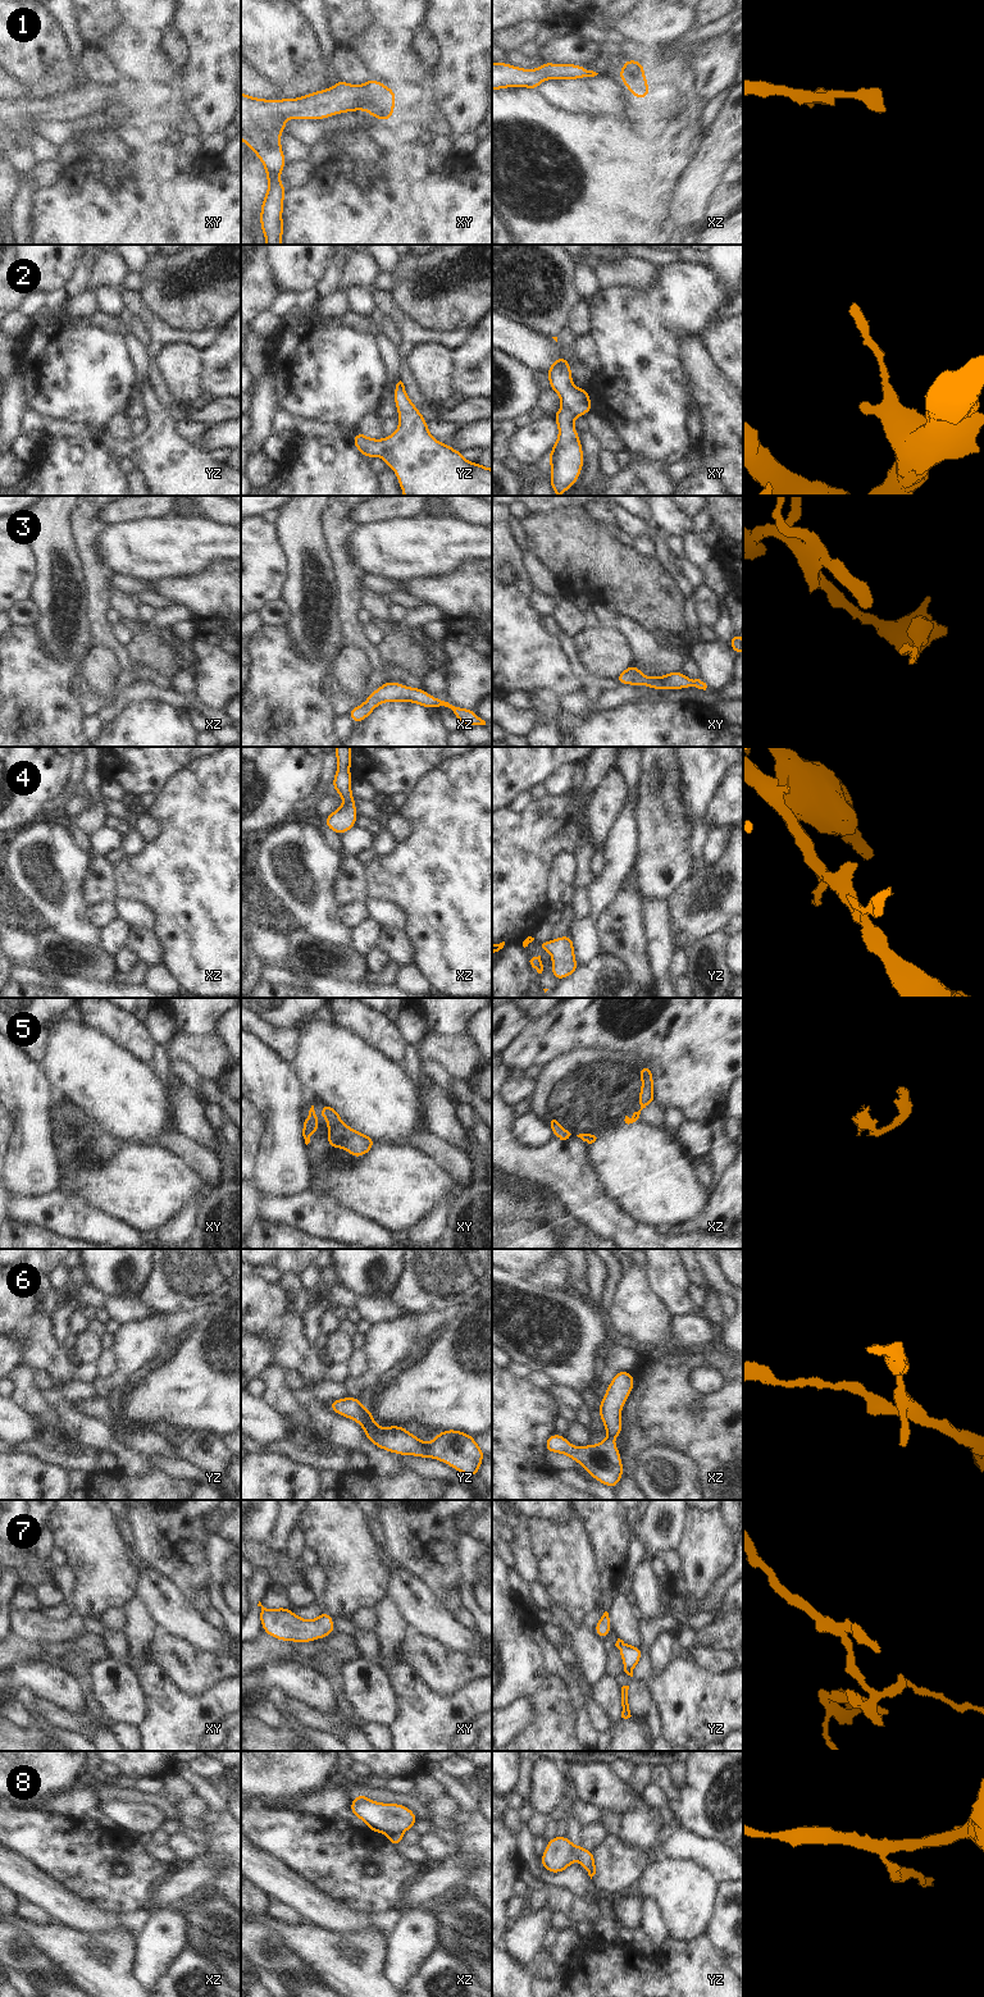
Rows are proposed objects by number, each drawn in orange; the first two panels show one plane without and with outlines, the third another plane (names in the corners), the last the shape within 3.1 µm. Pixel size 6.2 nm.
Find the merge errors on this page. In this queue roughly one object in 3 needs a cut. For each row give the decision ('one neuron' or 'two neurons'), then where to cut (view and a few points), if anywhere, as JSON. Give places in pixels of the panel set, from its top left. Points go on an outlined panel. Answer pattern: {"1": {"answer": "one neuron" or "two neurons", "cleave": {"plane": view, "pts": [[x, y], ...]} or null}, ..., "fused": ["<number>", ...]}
{"1": {"answer": "one neuron", "cleave": null}, "2": {"answer": "one neuron", "cleave": null}, "3": {"answer": "one neuron", "cleave": null}, "4": {"answer": "one neuron", "cleave": null}, "5": {"answer": "two neurons", "cleave": {"plane": "xy", "pts": [[341, 1122], [329, 1127]]}}, "6": {"answer": "one neuron", "cleave": null}, "7": {"answer": "one neuron", "cleave": null}, "8": {"answer": "two neurons", "cleave": {"plane": "xz", "pts": [[401, 1832], [388, 1834]]}}, "fused": ["5", "8"]}

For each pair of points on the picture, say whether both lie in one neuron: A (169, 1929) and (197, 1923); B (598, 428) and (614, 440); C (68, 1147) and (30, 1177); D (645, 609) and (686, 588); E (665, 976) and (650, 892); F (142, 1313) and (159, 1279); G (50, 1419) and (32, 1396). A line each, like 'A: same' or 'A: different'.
A: different
B: same
C: different
D: different
E: different
F: different
G: same

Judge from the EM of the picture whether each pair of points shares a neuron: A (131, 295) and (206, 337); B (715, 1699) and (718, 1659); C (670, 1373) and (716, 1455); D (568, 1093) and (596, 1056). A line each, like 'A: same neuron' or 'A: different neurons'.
A: same neuron
B: different neurons
C: same neuron
D: same neuron

